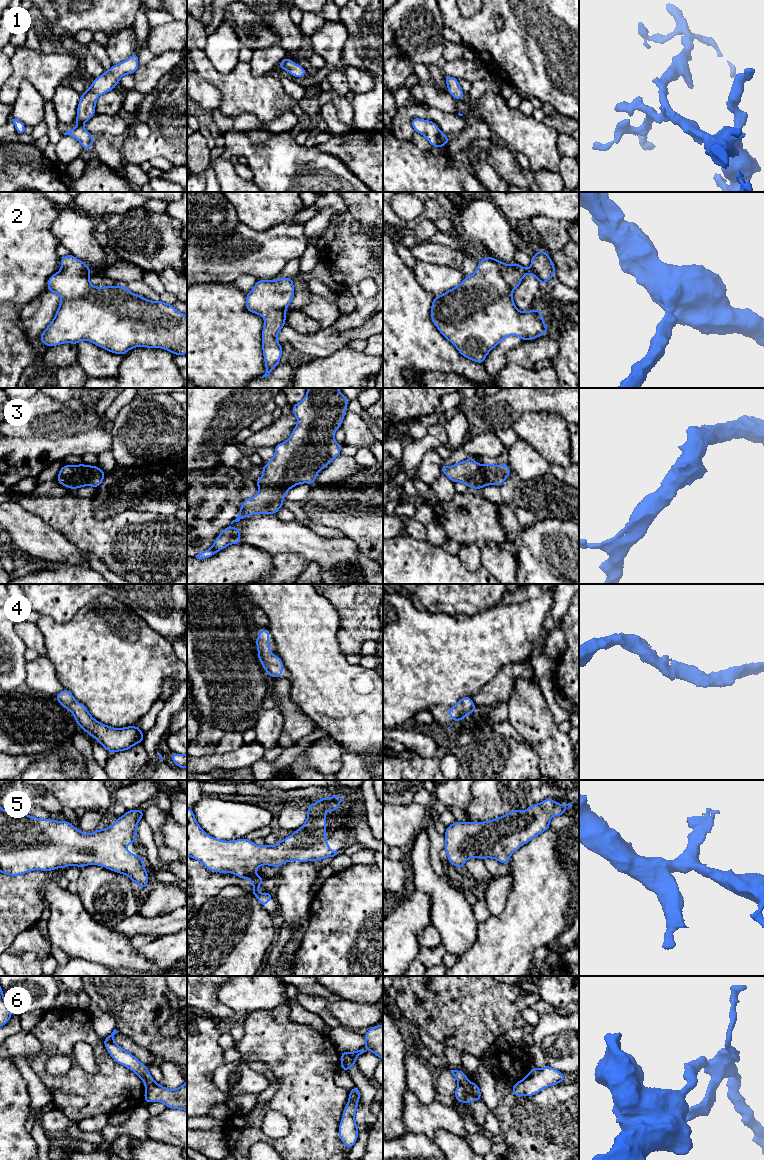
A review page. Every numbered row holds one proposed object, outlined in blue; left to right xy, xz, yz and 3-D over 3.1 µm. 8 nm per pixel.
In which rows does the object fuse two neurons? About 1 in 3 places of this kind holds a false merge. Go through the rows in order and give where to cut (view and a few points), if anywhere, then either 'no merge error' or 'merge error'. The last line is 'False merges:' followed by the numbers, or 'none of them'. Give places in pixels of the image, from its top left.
1: cut none; no merge error
2: cut none; no merge error
3: cut none; no merge error
4: cut none; no merge error
5: cut none; no merge error
6: cut yz (468, 1081), (459, 1085); merge error
False merges: 6

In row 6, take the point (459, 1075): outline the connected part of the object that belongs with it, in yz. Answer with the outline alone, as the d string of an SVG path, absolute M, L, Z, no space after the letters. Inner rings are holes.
M450 1070L455 1079L458 1081L459 1085L464 1085L469 1082L465 1073L461 1070Z

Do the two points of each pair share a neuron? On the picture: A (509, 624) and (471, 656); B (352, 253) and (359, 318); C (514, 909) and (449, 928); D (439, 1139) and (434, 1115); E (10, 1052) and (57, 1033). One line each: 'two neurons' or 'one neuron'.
A: one neuron
B: one neuron
C: two neurons
D: two neurons
E: two neurons

